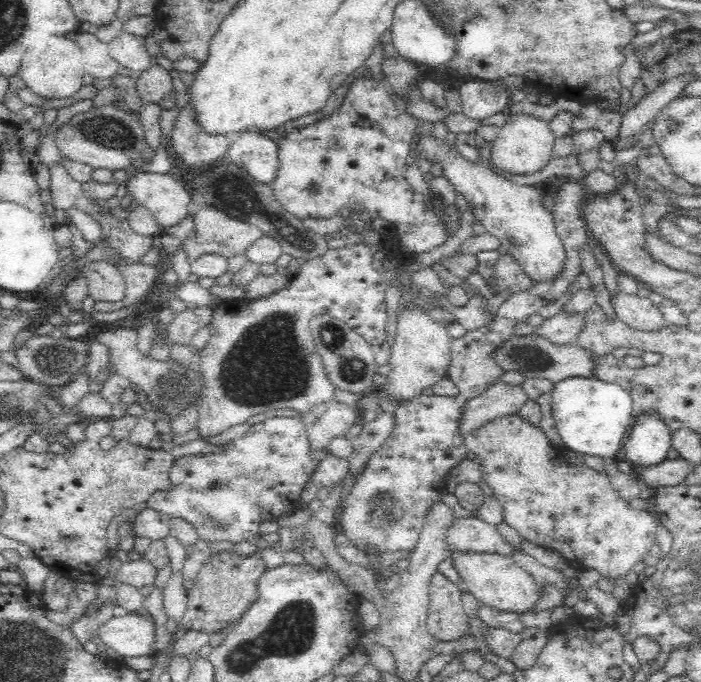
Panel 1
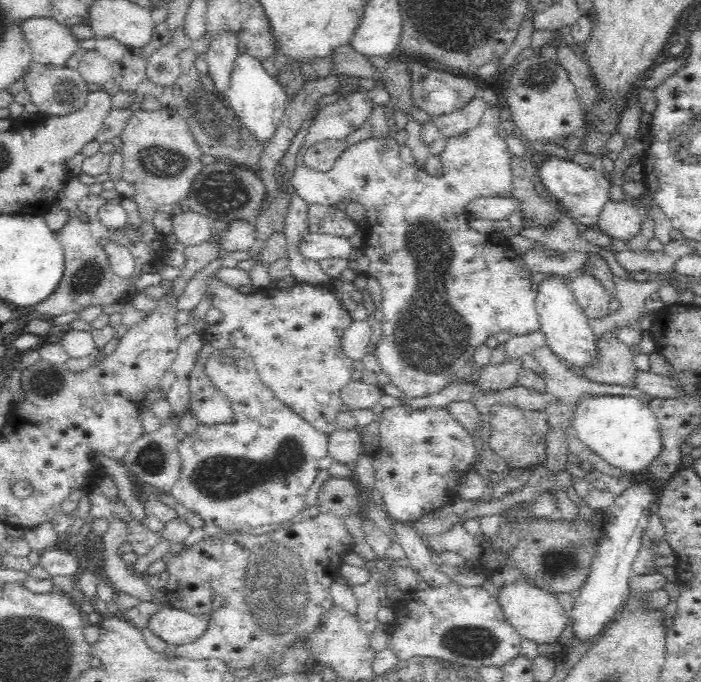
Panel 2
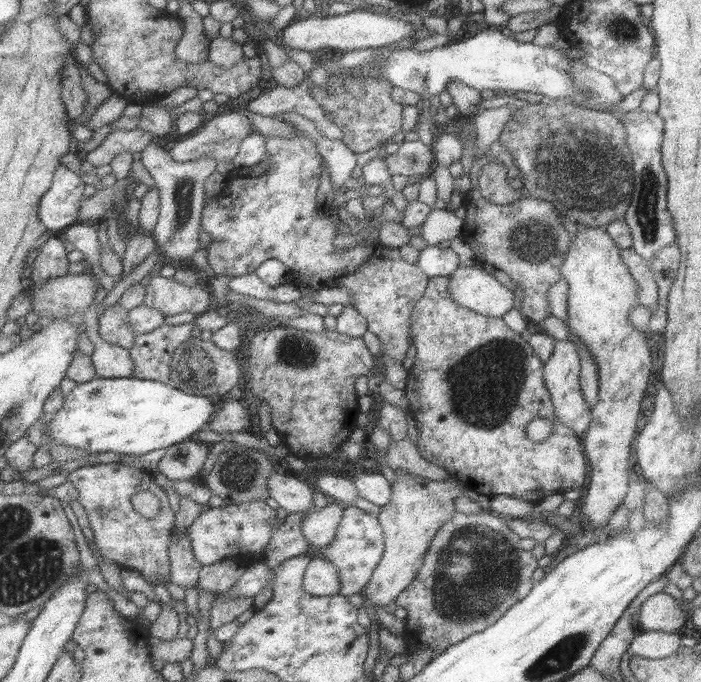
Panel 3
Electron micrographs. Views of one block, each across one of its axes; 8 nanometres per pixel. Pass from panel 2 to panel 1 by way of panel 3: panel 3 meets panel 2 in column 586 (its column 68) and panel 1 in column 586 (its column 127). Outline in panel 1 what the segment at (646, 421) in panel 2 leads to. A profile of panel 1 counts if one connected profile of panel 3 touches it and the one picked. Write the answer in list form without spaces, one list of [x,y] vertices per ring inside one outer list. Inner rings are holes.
[[[568,377],[553,383],[551,411],[566,449],[610,459],[623,446],[624,434],[634,423],[634,402],[619,384],[596,377]]]

